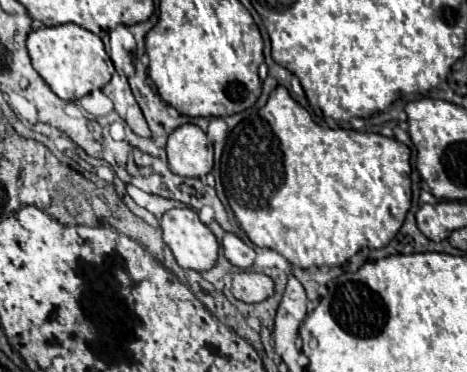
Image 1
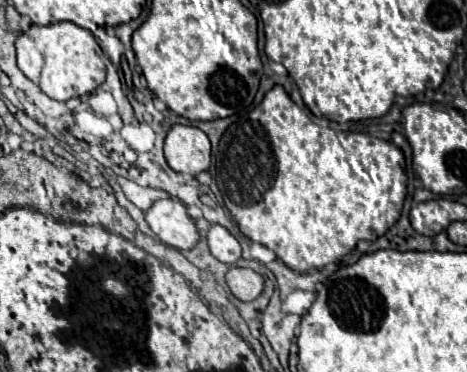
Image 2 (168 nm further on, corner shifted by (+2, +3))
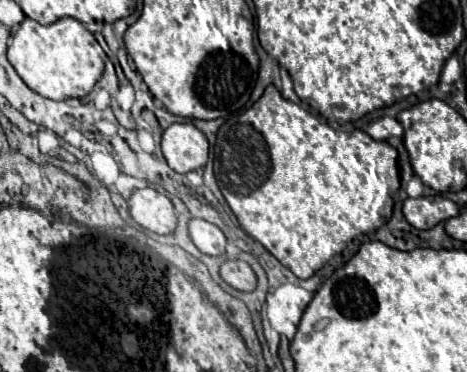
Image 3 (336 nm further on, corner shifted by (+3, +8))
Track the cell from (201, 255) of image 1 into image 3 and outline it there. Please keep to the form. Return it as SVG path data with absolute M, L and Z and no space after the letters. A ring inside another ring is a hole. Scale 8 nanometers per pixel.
M143 188L129 198L129 212L137 224L155 234L171 234L177 228L177 214L171 200L153 190Z

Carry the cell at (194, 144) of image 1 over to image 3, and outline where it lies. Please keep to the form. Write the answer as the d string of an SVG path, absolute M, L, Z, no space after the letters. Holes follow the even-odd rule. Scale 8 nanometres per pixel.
M191 122L187 124L171 124L161 138L161 150L167 164L179 172L187 174L191 170L203 168L207 164L209 142L205 134L195 128Z

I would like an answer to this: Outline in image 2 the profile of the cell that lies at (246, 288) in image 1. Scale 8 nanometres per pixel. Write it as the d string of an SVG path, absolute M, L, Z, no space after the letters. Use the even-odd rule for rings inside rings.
M232 267L226 273L226 283L228 283L232 295L238 297L240 301L256 299L264 289L262 275L258 275L252 269L240 269L240 267Z

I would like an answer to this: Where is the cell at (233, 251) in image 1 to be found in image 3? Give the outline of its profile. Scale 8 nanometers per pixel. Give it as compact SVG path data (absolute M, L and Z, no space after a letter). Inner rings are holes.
M193 218L189 222L189 234L191 234L191 240L195 242L195 246L203 254L209 254L209 256L223 256L225 254L227 238L215 224L211 224L207 220Z

